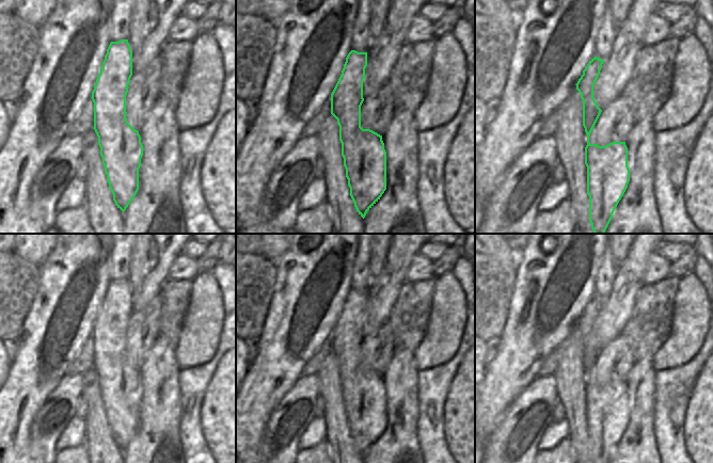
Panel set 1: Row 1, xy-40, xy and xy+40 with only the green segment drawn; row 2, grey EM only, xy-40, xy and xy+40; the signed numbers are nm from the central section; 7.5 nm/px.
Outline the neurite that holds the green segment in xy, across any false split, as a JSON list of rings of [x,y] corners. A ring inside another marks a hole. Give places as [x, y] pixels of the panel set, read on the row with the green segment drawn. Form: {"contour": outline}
{"contour": [[[351,50],[330,99],[331,114],[339,126],[350,196],[363,219],[386,190],[386,151],[382,135],[363,128],[366,66],[367,52]]]}

